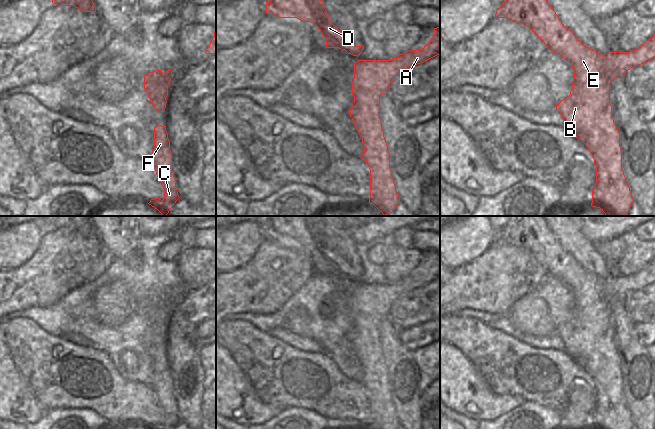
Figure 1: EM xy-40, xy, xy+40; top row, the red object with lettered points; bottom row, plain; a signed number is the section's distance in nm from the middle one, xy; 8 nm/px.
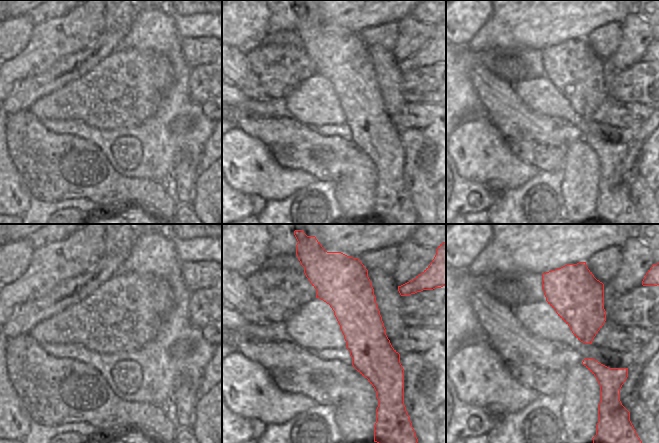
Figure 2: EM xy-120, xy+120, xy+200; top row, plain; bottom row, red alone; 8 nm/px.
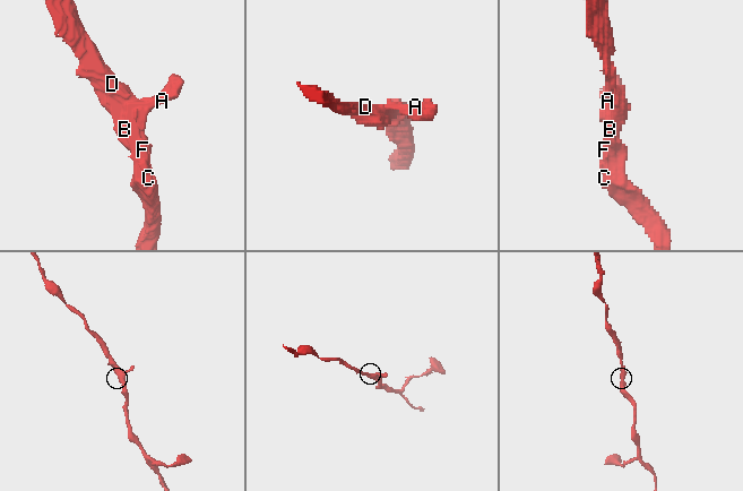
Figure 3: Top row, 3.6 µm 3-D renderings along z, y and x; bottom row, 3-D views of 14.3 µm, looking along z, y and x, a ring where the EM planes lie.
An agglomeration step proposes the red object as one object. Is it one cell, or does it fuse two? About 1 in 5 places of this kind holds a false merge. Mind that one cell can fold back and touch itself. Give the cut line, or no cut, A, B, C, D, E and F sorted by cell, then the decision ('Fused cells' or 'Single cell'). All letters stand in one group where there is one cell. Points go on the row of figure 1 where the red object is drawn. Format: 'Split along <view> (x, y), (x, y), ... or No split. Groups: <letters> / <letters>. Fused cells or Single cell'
Split along xy (380, 97), (370, 90), (359, 90), (354, 98). Groups: A / B C D E F. Fused cells.

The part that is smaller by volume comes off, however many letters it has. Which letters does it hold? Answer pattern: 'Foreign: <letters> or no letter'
Foreign: A.

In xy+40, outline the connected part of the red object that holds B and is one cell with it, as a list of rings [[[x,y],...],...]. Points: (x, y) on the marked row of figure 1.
[[[506,0],[496,11],[495,18],[507,18],[527,26],[547,47],[567,60],[574,71],[570,95],[556,104],[556,110],[562,115],[564,127],[581,140],[590,151],[596,165],[596,183],[592,189],[592,207],[600,208],[606,216],[626,216],[634,202],[630,187],[622,169],[622,149],[620,133],[612,117],[610,103],[610,84],[600,71],[602,55],[585,46],[559,19],[547,0]]]

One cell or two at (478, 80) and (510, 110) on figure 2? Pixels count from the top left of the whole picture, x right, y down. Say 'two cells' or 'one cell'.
one cell

